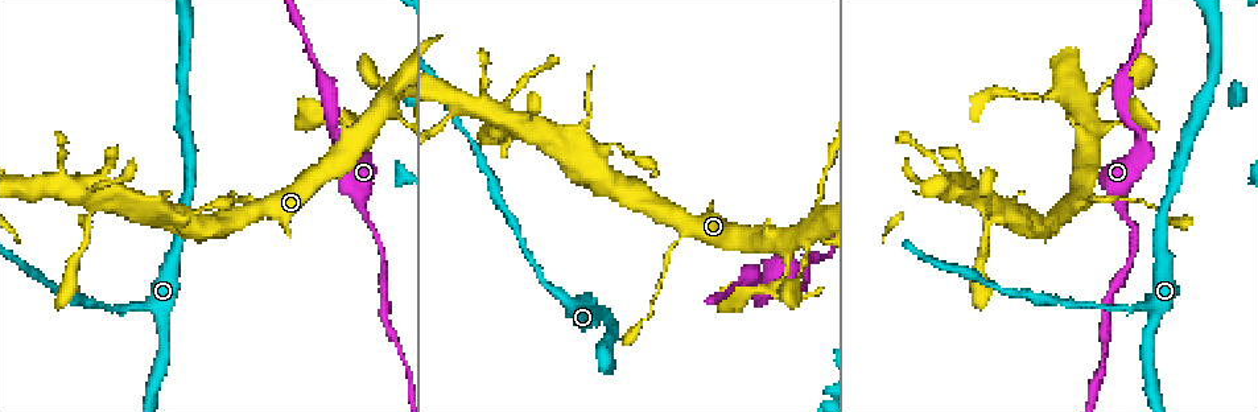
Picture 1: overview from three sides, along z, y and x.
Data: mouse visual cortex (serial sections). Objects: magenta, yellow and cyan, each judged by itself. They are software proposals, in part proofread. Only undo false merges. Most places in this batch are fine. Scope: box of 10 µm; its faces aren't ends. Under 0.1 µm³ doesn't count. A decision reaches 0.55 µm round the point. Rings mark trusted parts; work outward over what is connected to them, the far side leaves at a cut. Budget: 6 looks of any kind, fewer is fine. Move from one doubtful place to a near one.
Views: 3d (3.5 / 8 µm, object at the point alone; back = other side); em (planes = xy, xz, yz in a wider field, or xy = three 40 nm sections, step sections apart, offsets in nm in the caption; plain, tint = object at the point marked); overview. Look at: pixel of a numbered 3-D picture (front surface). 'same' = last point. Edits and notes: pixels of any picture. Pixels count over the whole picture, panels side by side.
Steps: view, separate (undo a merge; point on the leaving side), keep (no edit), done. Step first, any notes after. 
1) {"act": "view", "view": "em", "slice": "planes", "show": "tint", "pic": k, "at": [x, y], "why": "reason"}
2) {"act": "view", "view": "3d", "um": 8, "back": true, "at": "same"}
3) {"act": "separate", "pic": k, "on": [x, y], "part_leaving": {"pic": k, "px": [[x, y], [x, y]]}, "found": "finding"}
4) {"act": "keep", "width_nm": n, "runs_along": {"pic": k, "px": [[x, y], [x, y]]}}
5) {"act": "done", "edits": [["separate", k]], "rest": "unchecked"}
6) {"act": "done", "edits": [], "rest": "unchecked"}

{"act": "view", "view": "3d", "um": 3.5, "pic": 1, "at": [128, 308], "why": "sudden change in width"}

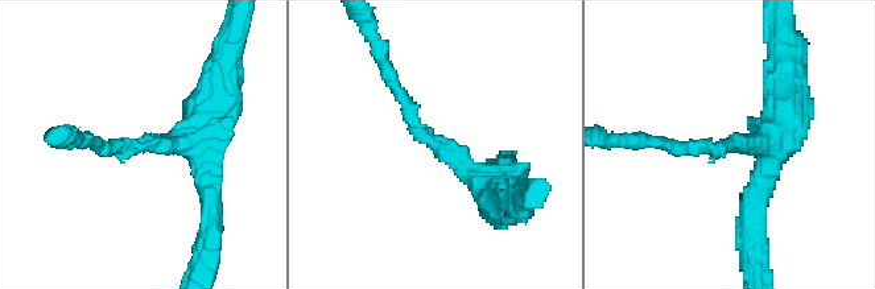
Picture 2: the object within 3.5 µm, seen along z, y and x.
{"act": "view", "view": "em", "slice": "xy", "step": 5, "show": "tint", "pic": 2, "at": [141, 143], "arm_widths_nm": [150, 500], "why": "need the tissue"}

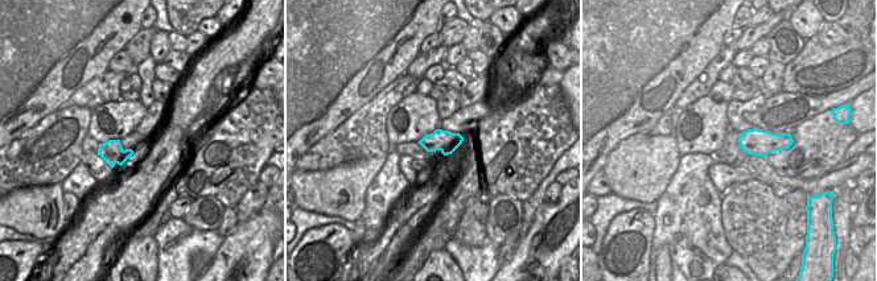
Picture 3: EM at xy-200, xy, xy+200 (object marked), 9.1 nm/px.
{"act": "keep", "runs_along": {"pic": 2, "px": [[504, 197], [419, 132], [391, 78]]}, "found": "one cell here"}

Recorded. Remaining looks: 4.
{"act": "view", "view": "3d", "um": 8, "pic": 1, "at": [520, 133], "why": "two arms in line, one across"}

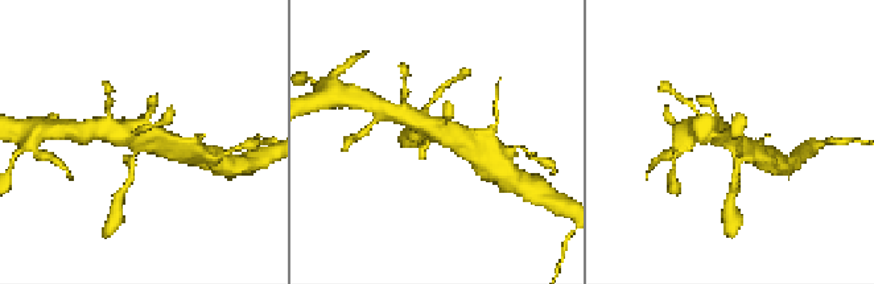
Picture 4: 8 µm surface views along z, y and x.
{"act": "view", "view": "3d", "um": 3.5, "at": "same", "why": "zoom in"}

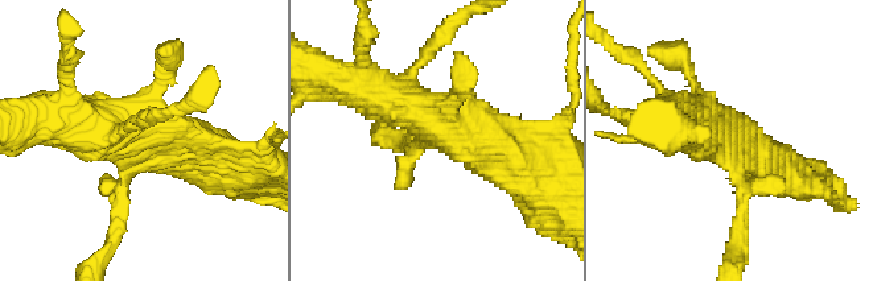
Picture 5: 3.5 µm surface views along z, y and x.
{"act": "view", "view": "em", "slice": "xy", "step": 5, "show": "tint", "pic": 5, "at": [147, 148]}

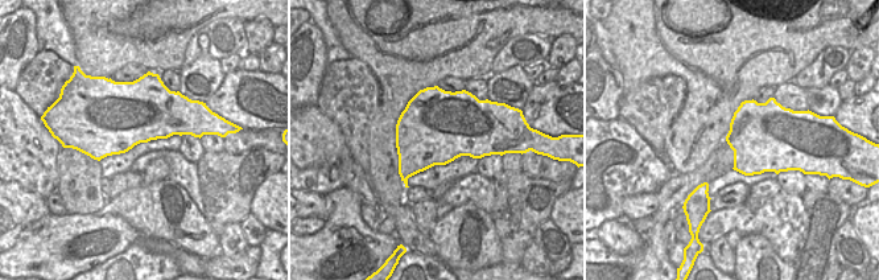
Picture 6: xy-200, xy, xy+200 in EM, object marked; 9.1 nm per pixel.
{"act": "keep", "runs_along": {"pic": 5, "px": [[522, 174], [486, 144], [377, 94]]}, "found": "all the same cell"}

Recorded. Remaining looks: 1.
{"act": "done", "edits": [], "rest": "unchecked"}

